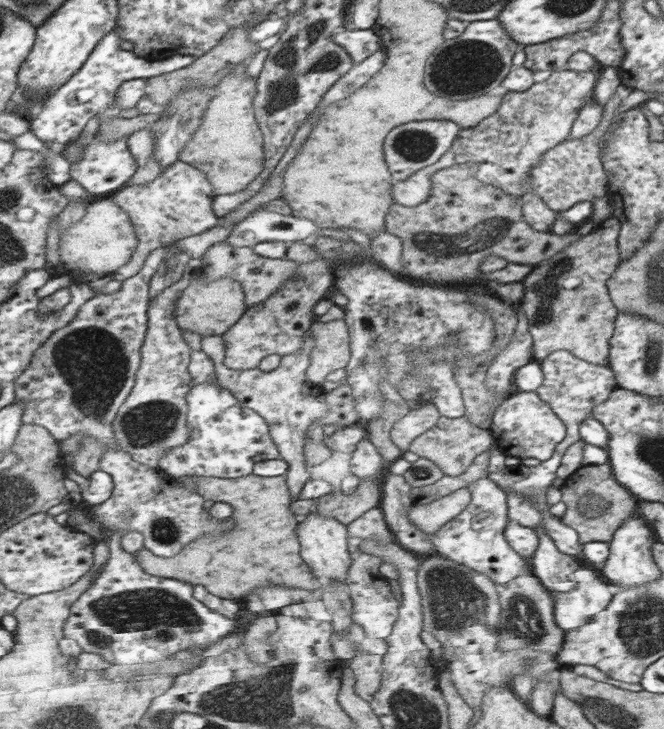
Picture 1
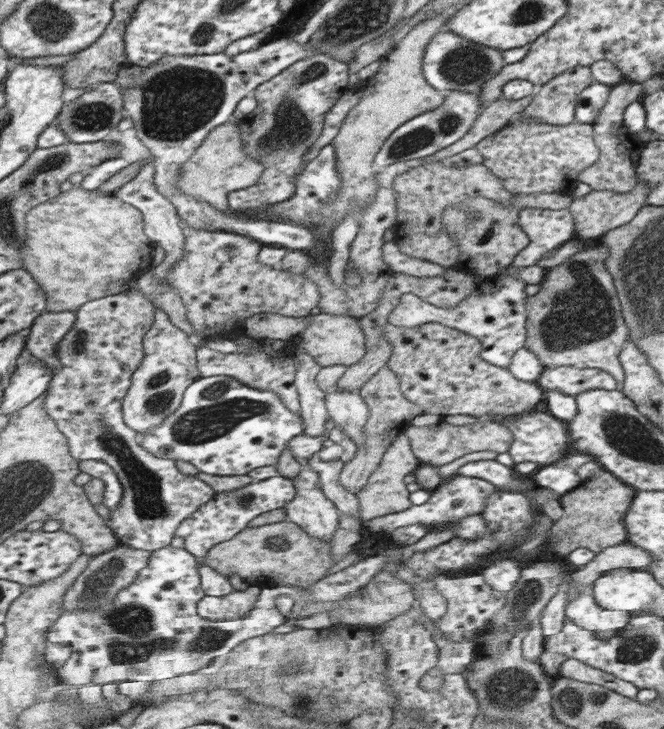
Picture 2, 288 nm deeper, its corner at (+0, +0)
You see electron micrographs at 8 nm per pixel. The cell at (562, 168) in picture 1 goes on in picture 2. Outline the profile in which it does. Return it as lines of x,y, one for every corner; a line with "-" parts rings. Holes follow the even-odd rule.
519,116
509,120
499,132
483,138
475,150
513,196
569,194
579,184
579,174
599,158
591,124
571,122
569,126
549,126

